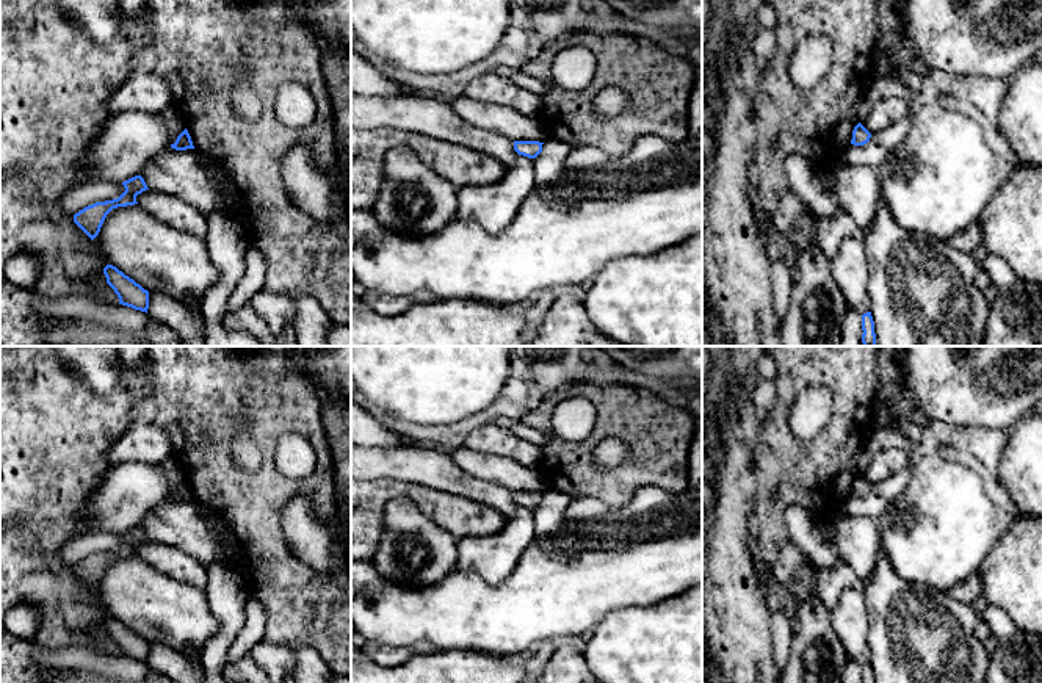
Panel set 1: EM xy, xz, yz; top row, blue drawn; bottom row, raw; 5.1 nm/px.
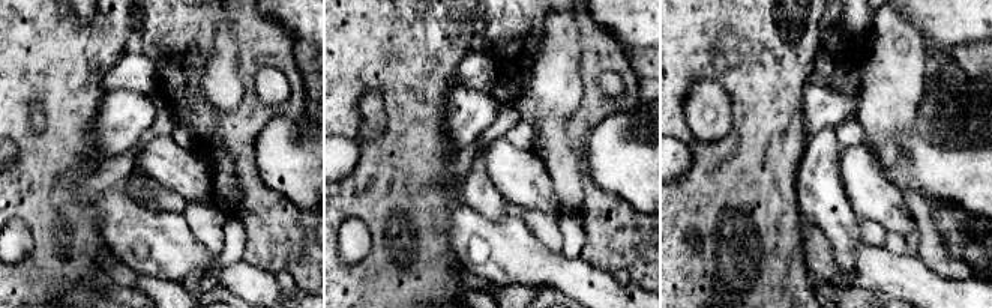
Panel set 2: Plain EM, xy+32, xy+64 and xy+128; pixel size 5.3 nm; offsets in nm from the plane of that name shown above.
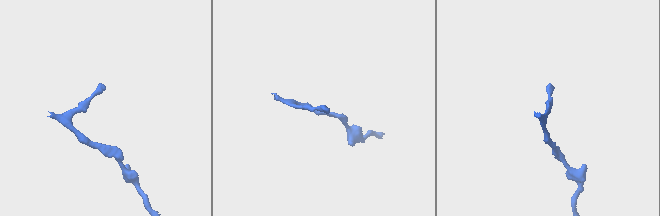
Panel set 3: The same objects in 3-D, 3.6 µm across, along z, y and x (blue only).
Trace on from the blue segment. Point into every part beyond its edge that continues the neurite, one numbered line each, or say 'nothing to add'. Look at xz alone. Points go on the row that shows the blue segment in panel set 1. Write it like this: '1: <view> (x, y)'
nothing to add

